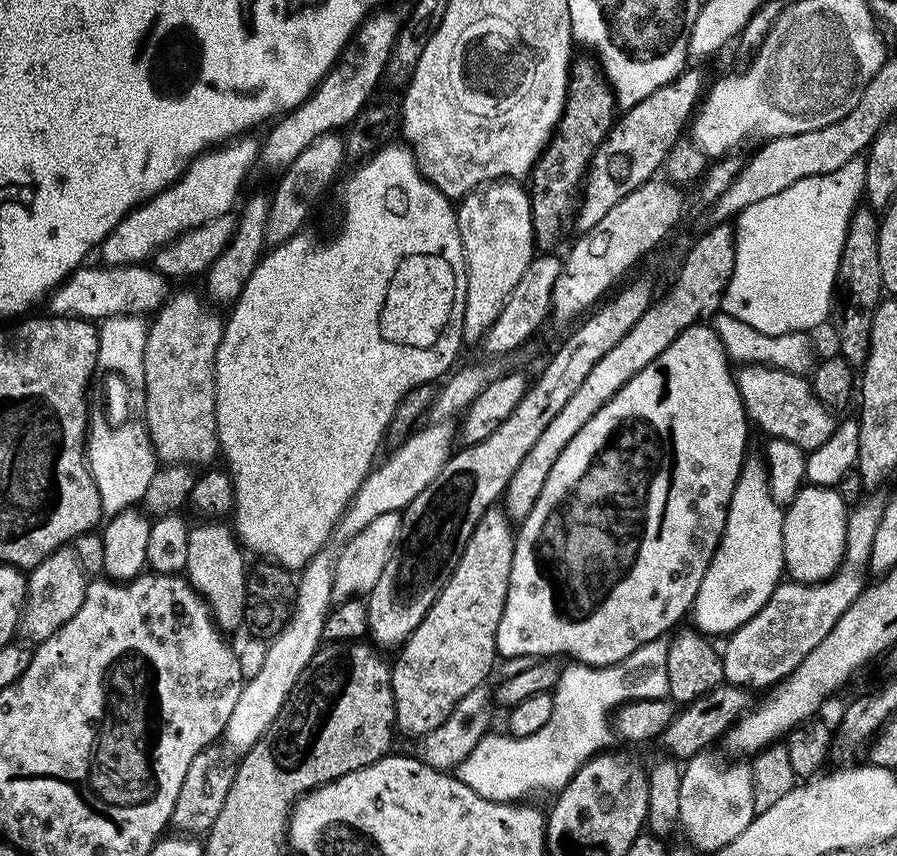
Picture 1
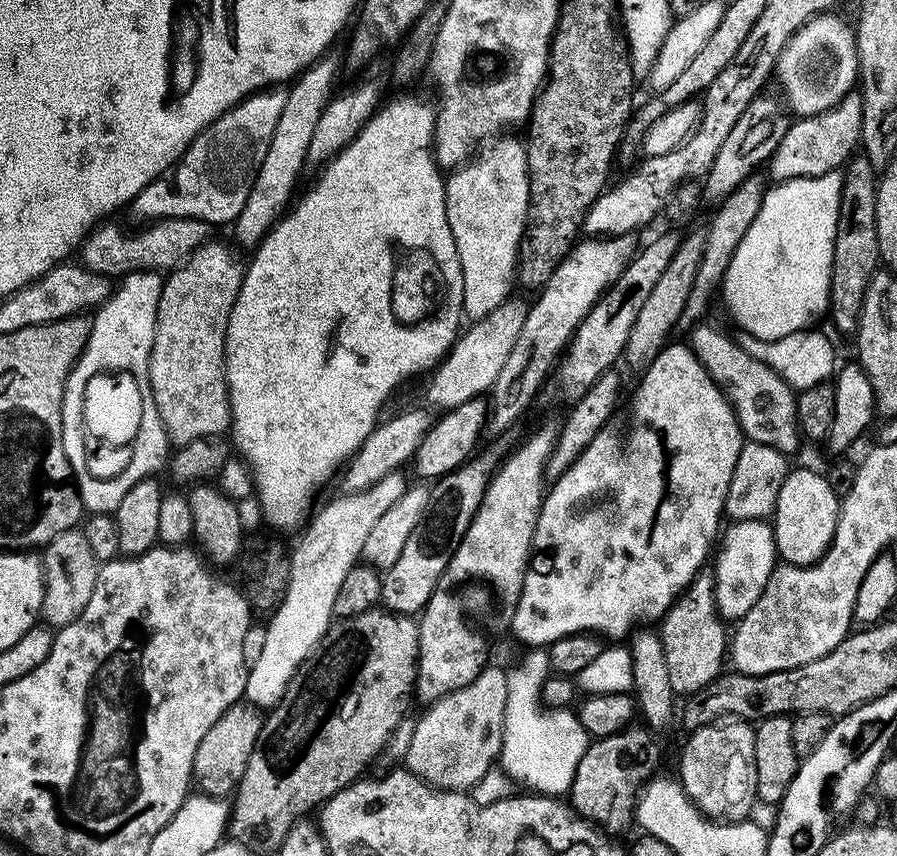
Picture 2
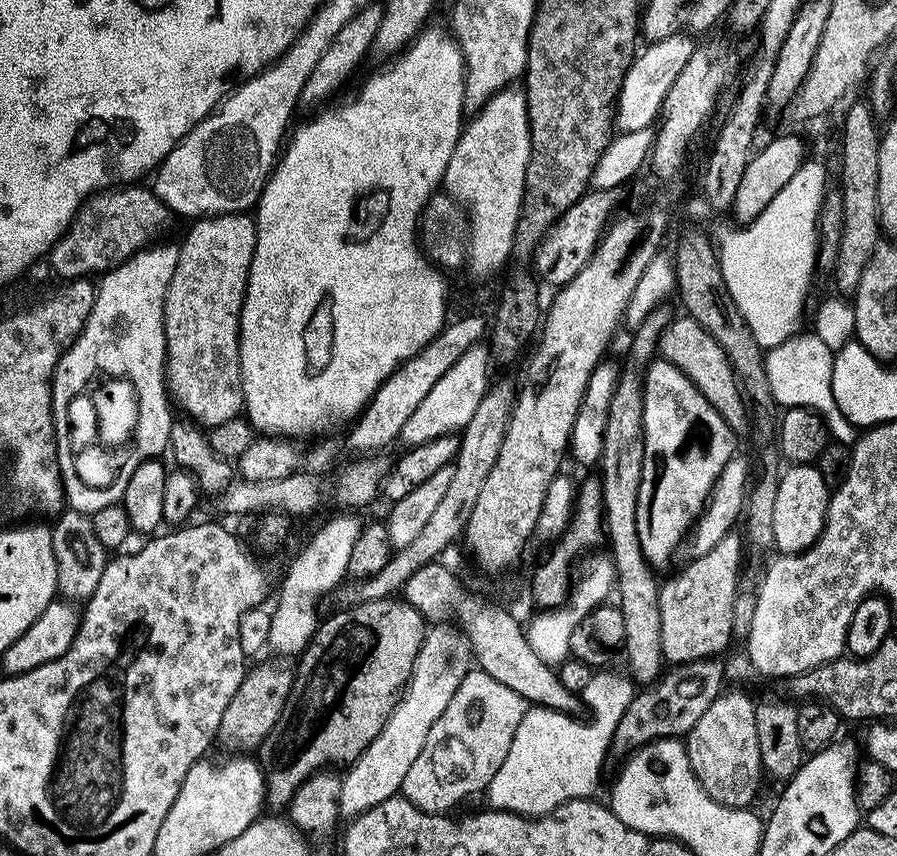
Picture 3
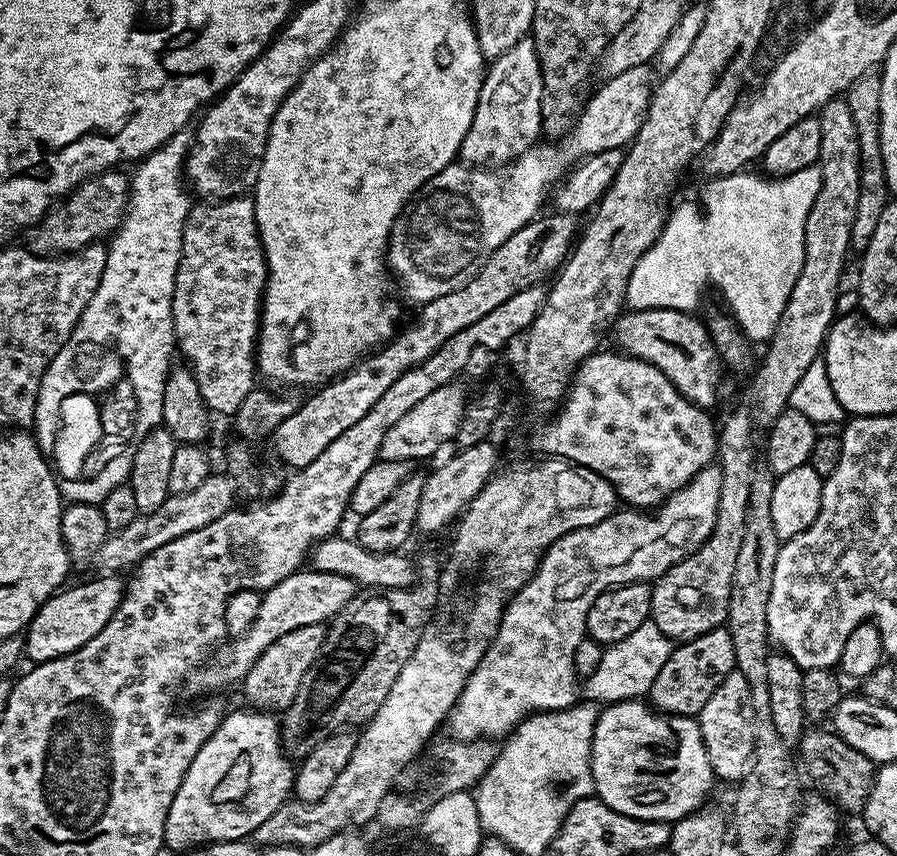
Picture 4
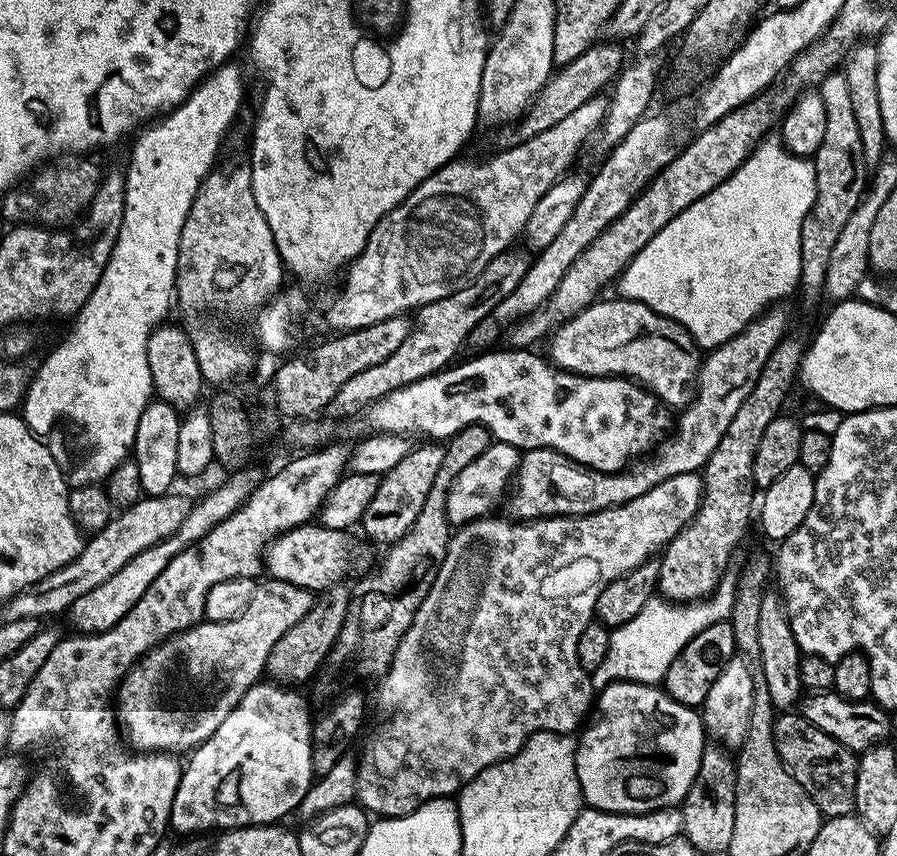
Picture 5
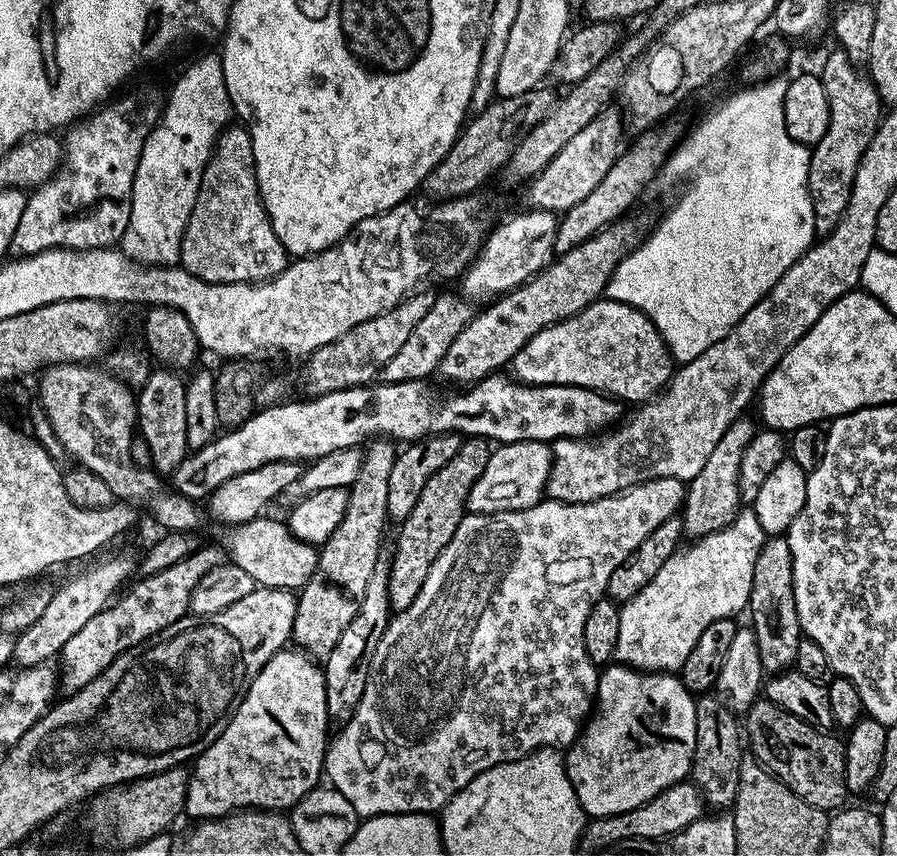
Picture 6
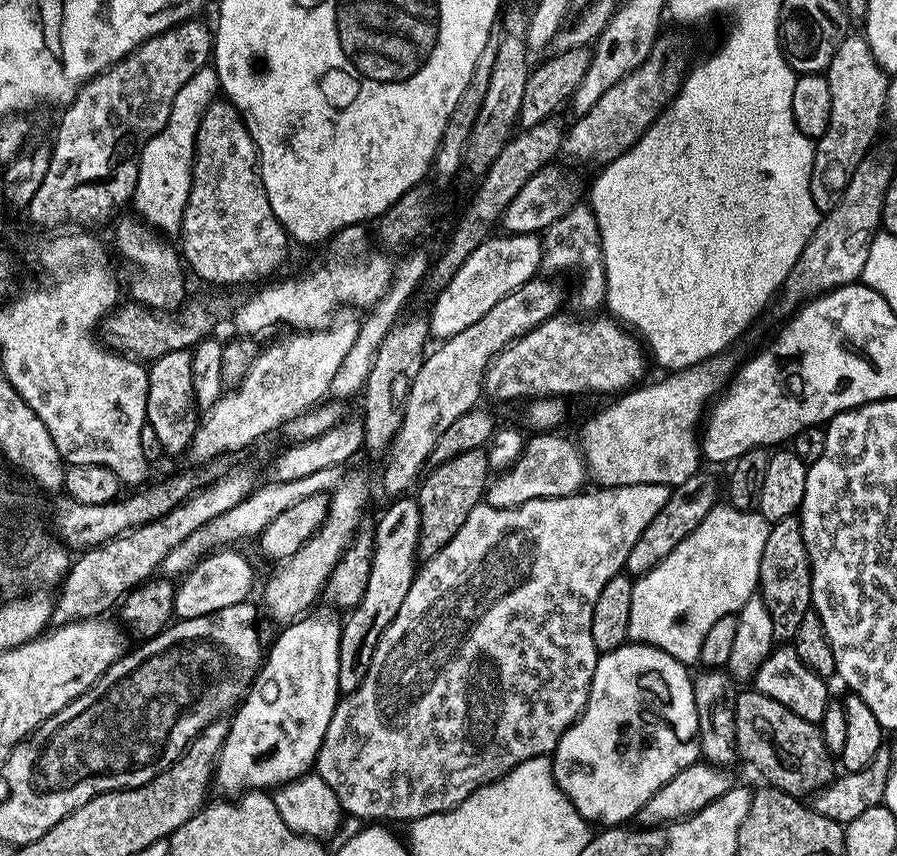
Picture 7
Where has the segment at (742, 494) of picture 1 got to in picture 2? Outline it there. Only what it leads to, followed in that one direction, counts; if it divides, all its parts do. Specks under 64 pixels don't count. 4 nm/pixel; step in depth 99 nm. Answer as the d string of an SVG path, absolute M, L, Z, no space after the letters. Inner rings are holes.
M767 519L737 520L729 525L729 528L727 525L723 529L718 551L714 556L716 611L725 621L736 622L750 611L754 602L758 602L762 590L766 590L766 582L773 568L777 567L778 557L772 525ZM719 548L720 553L718 553Z

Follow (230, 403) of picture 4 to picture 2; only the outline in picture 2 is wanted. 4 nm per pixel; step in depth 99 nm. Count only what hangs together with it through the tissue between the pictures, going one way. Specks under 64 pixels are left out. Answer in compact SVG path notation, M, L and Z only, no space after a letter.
M209 242L194 250L194 254L190 254L190 258L180 267L173 268L167 273L162 294L158 298L154 346L150 350L148 377L154 402L158 406L158 414L162 414L162 426L166 426L169 441L176 446L195 440L223 437L232 423L228 379L224 373L224 347L230 310L234 310L240 283L244 281L246 264L243 259L240 261L241 253L231 243L228 244Z

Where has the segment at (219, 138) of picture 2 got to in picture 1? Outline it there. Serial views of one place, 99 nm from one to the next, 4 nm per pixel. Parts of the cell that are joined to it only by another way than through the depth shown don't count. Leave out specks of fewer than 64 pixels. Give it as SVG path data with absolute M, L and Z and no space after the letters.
M252 134L238 136L195 156L179 180L169 184L159 194L151 196L124 215L122 222L118 222L118 226L114 226L114 230L100 244L98 255L104 259L100 260L105 265L143 265L163 244L170 243L175 236L181 236L186 230L190 230L194 226L202 226L202 222L210 222L210 218L218 218L218 214L232 212L241 199L240 187L243 186L244 179L247 178L252 164L254 168L260 154L260 140L254 137L255 135Z

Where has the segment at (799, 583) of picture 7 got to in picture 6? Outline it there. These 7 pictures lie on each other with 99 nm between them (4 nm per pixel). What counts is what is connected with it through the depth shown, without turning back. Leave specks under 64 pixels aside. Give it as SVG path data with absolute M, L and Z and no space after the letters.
M787 535L765 539L754 562L754 582L746 609L752 615L750 627L758 638L758 654L765 673L779 674L796 663L798 646L802 639L798 622L798 606L794 606L794 562Z

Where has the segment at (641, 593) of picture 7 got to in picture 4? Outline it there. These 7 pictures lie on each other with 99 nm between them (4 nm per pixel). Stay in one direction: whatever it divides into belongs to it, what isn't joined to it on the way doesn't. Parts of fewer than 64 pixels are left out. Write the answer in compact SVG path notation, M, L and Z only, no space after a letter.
M650 618L634 634L622 638L622 642L607 645L602 654L602 663L594 669L590 678L582 681L582 696L585 701L597 706L617 704L623 700L634 700L647 697L650 686L654 686L654 678L666 666L666 658L670 658L674 644Z

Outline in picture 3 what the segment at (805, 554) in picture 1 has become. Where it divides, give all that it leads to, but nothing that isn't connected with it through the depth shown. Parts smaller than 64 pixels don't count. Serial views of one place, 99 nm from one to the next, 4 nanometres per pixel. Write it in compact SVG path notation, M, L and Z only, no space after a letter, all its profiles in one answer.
M812 464L789 467L778 482L778 495L774 502L774 548L777 553L804 552L822 534L830 489L822 474Z

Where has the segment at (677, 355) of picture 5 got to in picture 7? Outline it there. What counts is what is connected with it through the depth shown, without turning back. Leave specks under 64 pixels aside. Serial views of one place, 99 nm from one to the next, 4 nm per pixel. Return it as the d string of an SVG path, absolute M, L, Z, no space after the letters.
M557 314L552 319L539 324L534 330L530 330L522 338L515 340L513 344L509 344L507 348L501 350L499 356L492 359L492 365L486 370L483 395L487 399L489 396L492 400L520 400L523 396L528 396L527 398L541 396L564 398L567 397L567 392L623 394L637 387L645 379L645 349L633 339L629 329L625 328L623 324L607 315L599 316L584 318L584 321L579 324L576 320L563 320L563 315Z

